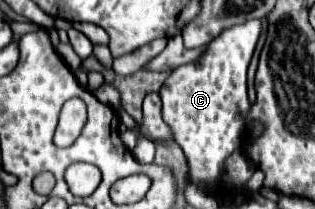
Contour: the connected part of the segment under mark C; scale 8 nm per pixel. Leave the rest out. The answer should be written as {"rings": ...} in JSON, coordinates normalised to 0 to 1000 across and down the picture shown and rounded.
{"rings":[[[794,91],[771,120],[714,139],[663,206],[651,263],[625,301],[562,321],[505,435],[517,474],[517,569],[594,751],[600,866],[632,895],[663,895],[663,876],[695,847],[708,770],[765,694],[778,550],[797,522],[784,335],[829,148],[825,91]]]}

